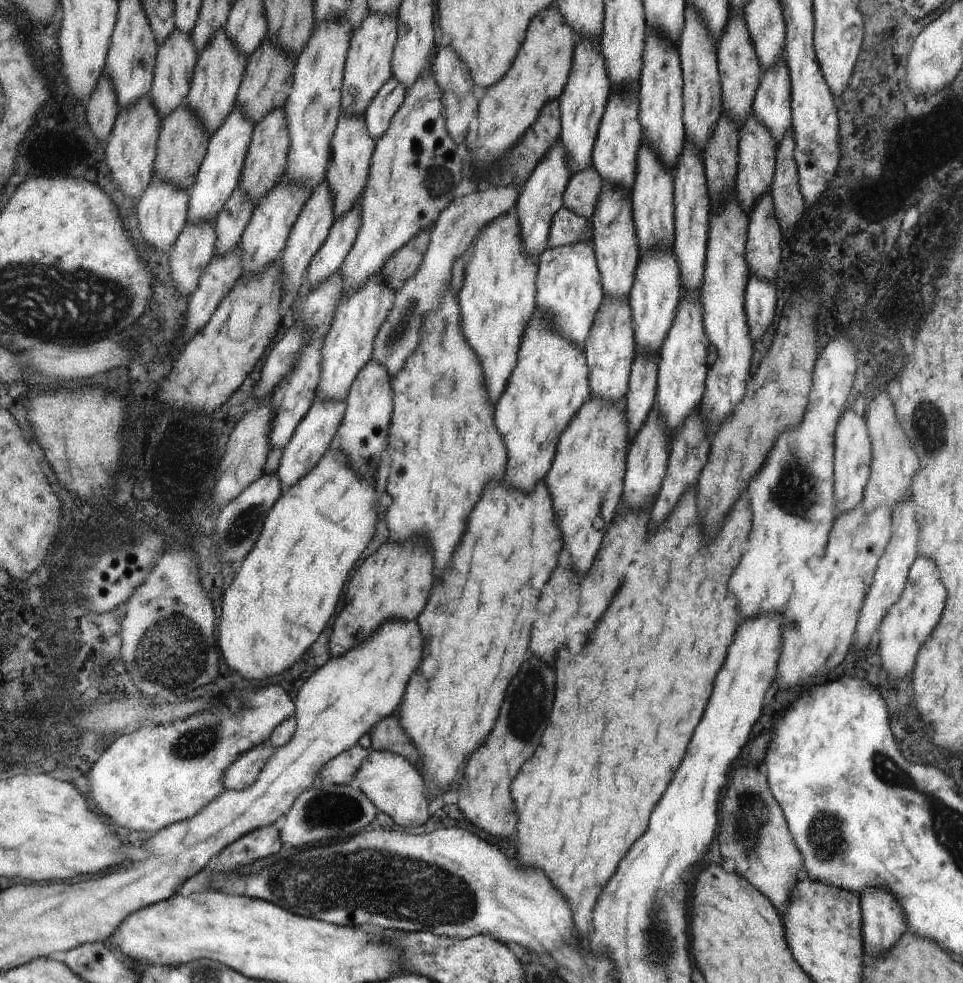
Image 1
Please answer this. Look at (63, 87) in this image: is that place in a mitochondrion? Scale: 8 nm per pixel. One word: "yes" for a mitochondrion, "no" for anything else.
no

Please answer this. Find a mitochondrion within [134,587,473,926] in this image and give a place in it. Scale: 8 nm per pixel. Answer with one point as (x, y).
(205, 737)

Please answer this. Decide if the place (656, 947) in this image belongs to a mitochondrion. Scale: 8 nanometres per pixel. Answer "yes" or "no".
yes

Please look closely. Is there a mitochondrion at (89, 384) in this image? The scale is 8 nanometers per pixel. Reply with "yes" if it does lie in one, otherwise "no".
no

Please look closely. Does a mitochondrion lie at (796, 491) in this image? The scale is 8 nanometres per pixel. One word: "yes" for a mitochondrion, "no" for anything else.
yes

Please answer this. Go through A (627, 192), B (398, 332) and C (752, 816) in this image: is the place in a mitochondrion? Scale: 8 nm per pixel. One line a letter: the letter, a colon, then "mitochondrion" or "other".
A: other
B: mitochondrion
C: mitochondrion

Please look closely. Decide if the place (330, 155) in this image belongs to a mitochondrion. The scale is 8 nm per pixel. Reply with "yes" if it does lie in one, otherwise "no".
no

